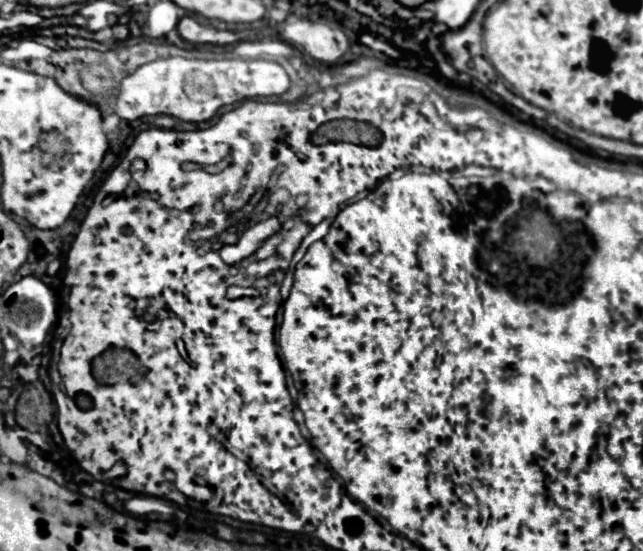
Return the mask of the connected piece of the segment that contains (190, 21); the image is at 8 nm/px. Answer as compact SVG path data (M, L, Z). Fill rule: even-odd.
M184 16L180 22L178 22L178 34L192 42L192 44L208 44L208 42L214 42L214 36L216 36L216 30L212 26L204 26L200 24L196 18L192 16Z

